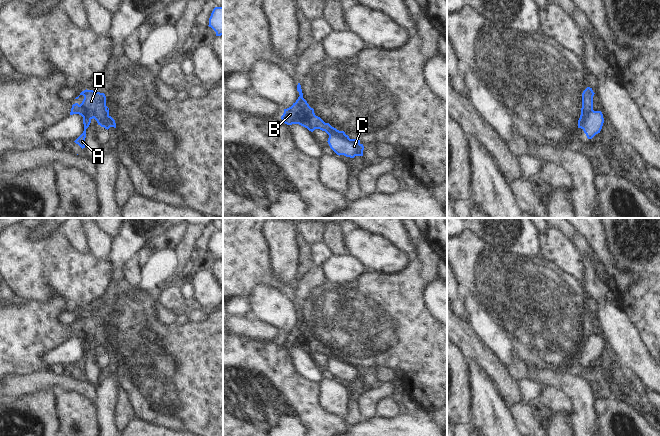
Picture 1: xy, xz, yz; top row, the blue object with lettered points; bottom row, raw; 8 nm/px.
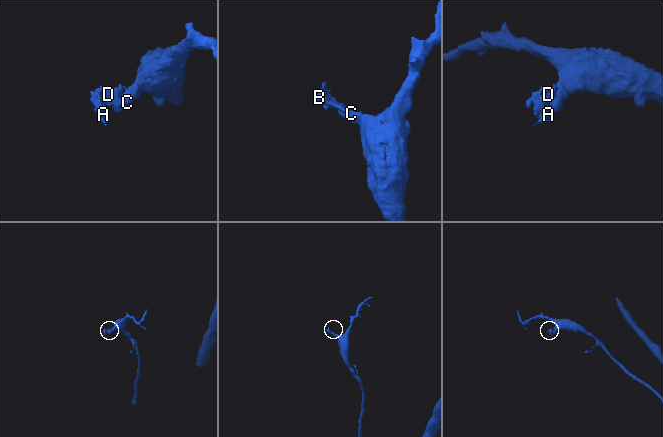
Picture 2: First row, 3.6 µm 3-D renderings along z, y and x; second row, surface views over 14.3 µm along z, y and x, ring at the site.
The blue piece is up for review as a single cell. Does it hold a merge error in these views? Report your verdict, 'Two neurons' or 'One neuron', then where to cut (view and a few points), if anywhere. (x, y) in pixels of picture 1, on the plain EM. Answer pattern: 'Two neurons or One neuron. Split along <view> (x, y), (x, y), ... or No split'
Two neurons. Split along yz (593, 334), (586, 341), (580, 341).

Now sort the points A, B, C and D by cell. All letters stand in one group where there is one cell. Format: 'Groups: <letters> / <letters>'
Groups: A B D / C.

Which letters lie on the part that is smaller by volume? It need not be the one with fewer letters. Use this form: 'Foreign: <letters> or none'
Foreign: A, B, D.

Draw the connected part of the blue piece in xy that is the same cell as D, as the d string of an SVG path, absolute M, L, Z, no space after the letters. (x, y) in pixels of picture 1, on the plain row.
M84 314L80 317L84 320L82 327L72 329L70 339L79 338L83 341L84 355L74 365L82 373L85 372L86 353L94 342L98 349L105 349L109 341L109 332L106 330L106 320L104 317L93 314Z

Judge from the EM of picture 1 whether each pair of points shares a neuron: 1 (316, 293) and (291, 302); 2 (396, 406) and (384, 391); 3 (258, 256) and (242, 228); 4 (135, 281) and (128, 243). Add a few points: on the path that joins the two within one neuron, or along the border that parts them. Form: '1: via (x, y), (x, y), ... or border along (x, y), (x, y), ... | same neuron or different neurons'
1: border along (290, 291), (302, 300), (299, 306) | different neurons
2: border along (395, 394), (384, 396), (377, 406), (376, 413) | different neurons
3: via (251, 249), (242, 240), (242, 235) | same neuron
4: border along (135, 257), (129, 261), (125, 268), (125, 278) | different neurons

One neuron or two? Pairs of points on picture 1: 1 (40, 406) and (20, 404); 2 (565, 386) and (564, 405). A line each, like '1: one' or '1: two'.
1: one
2: two

